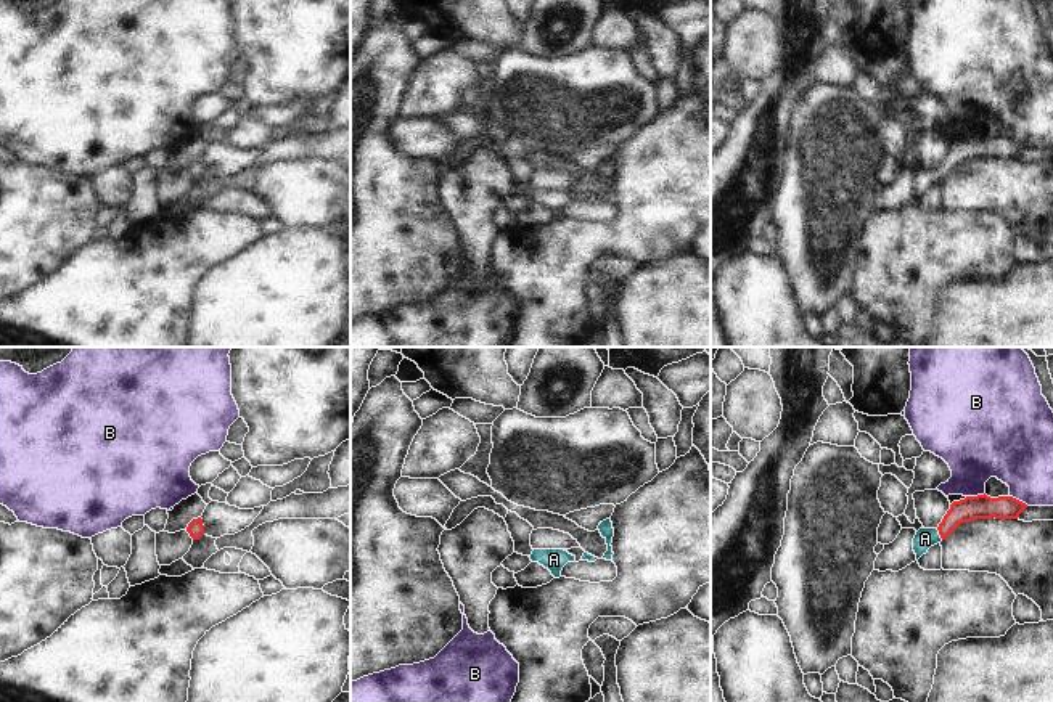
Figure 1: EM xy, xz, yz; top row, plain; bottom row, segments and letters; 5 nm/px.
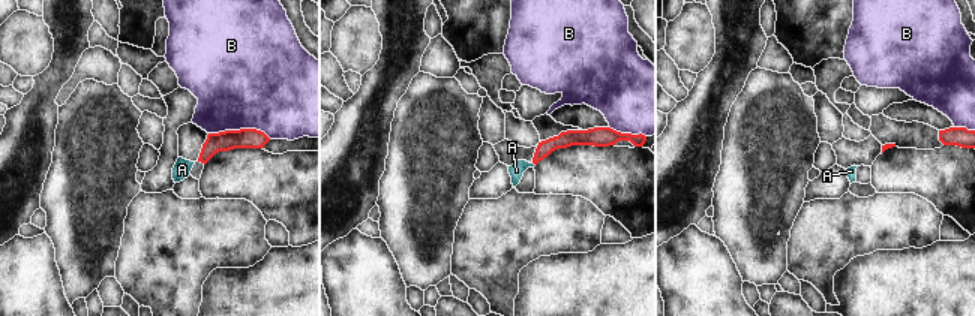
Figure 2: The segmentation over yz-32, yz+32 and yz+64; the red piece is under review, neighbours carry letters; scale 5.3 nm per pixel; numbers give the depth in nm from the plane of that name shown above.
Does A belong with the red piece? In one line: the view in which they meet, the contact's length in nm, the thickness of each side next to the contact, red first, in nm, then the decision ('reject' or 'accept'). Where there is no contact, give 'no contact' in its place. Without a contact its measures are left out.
meets red in yz; contact 70 nm long; 120 nm thick on the red side, 100 nm on the other; accept

